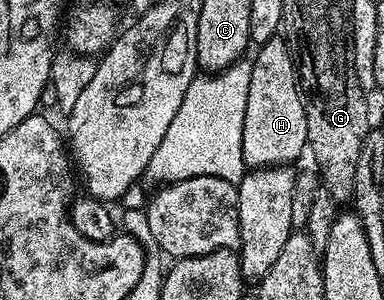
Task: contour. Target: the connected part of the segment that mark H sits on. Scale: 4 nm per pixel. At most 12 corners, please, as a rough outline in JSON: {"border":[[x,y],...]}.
{"border":[[281,35],[250,60],[242,157],[286,166],[308,148],[296,57]]}

